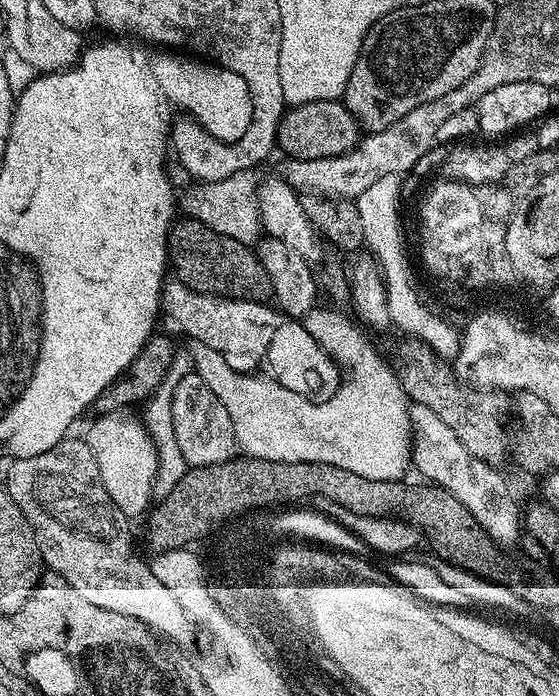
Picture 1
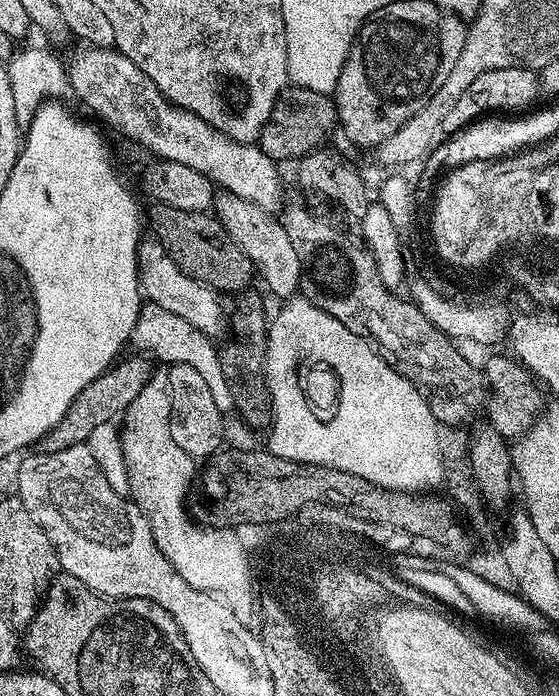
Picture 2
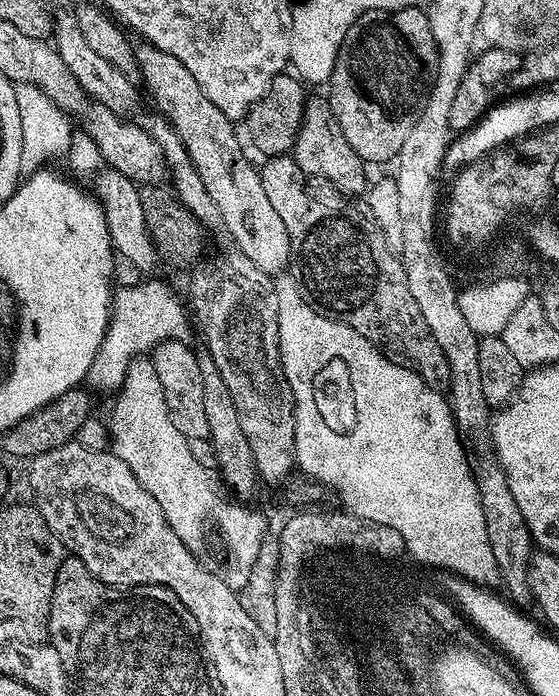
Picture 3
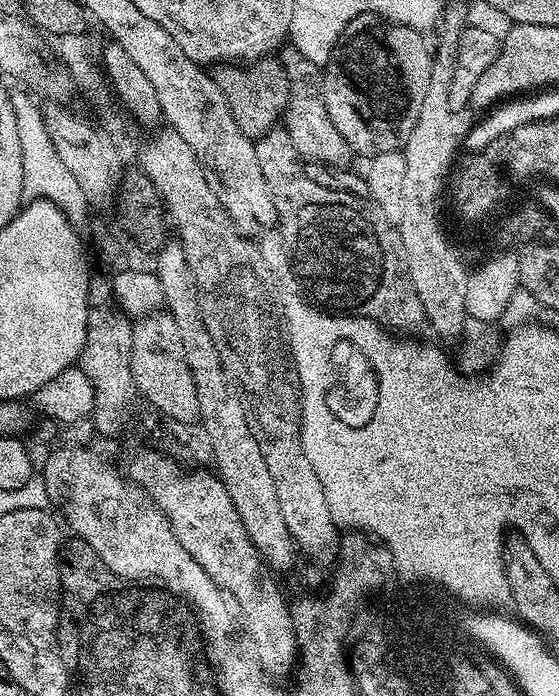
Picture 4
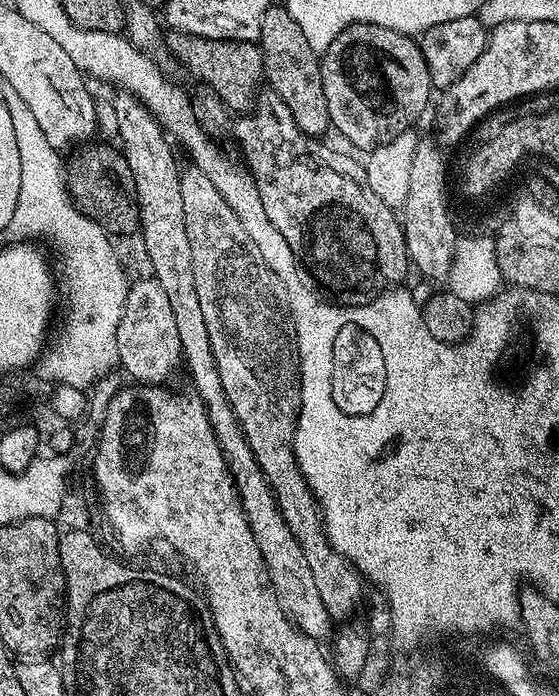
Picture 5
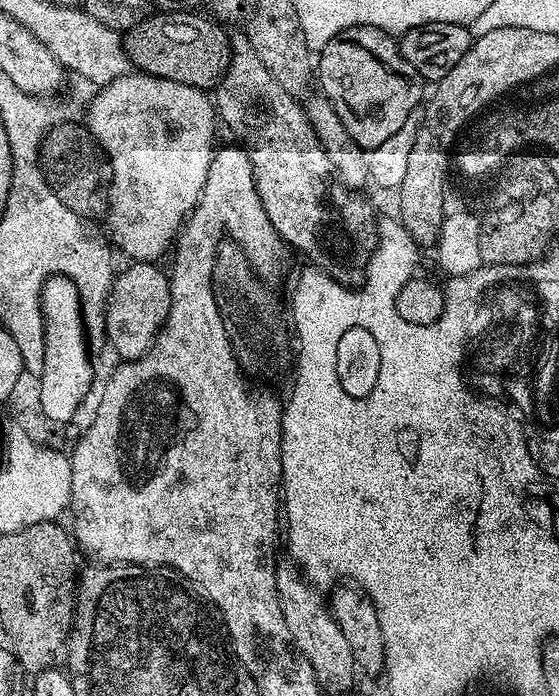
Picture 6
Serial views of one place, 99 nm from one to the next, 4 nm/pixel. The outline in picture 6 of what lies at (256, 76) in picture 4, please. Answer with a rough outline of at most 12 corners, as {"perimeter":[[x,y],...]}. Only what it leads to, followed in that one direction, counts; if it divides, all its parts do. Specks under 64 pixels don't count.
{"perimeter":[[192,10],[123,37],[131,67],[205,90],[230,66],[227,31]]}

